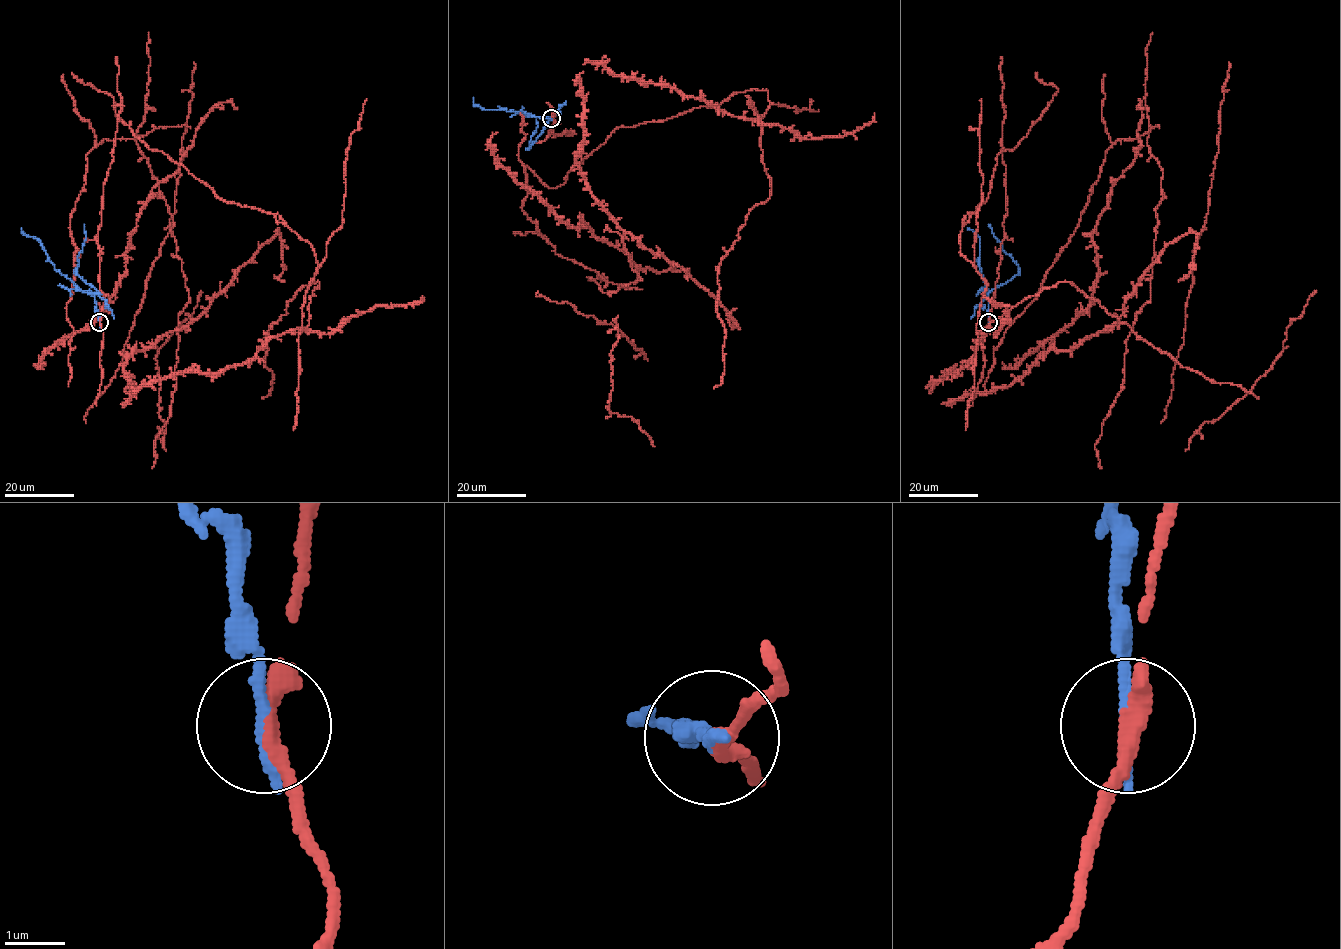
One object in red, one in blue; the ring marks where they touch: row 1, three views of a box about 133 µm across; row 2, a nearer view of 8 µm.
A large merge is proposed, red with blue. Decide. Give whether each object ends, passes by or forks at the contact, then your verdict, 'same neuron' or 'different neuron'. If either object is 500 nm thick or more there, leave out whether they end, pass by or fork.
red ends | blue ends | different neuron

